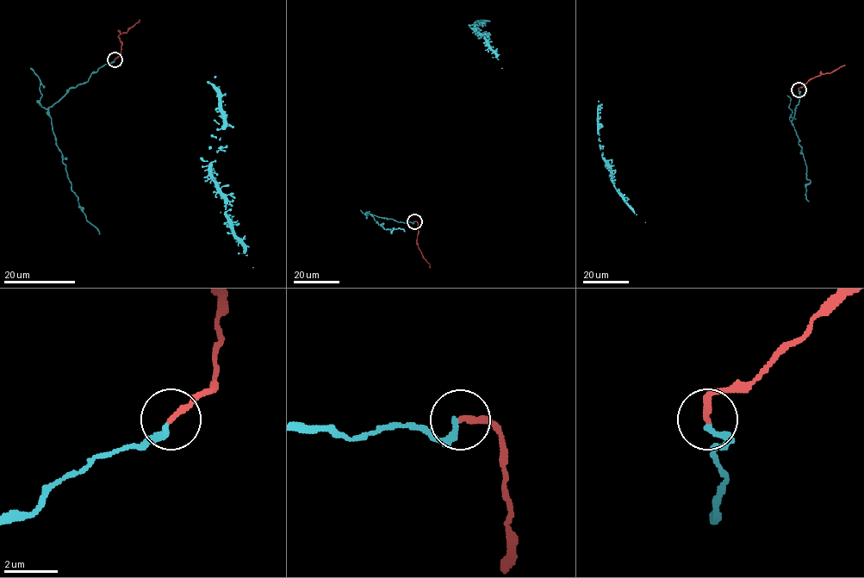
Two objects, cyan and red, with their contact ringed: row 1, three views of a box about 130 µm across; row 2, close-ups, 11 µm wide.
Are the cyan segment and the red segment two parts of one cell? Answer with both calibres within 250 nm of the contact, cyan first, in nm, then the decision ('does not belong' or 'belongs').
calibres 240 and 240 nm; belongs

